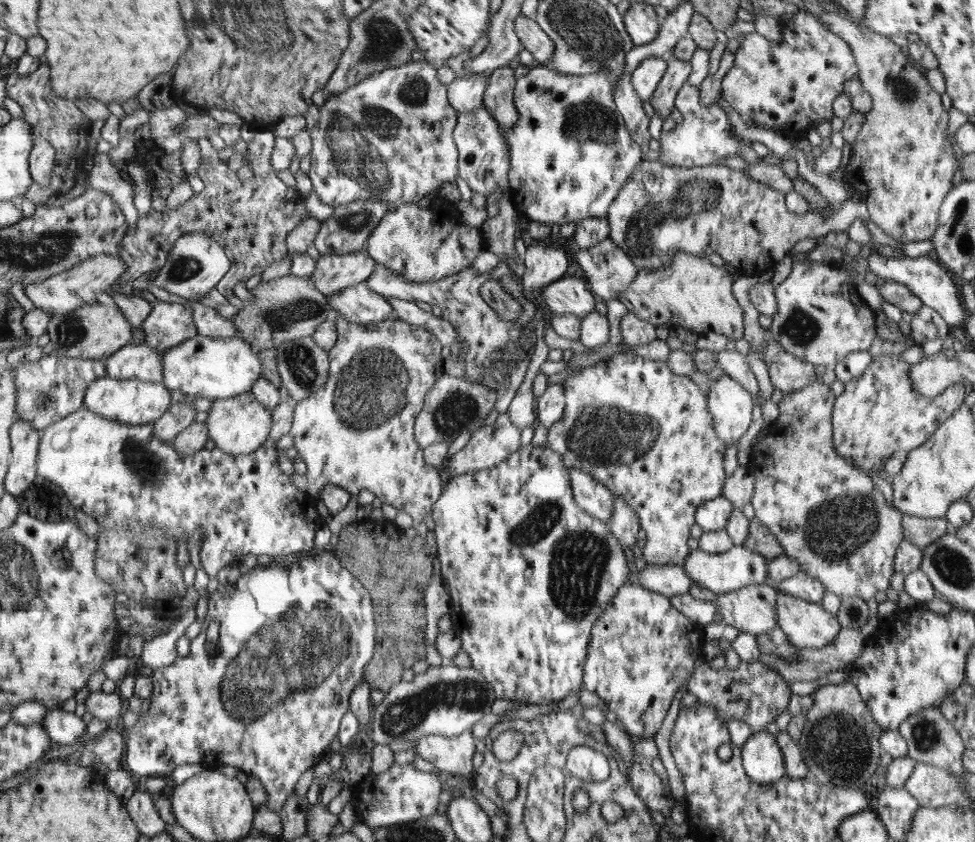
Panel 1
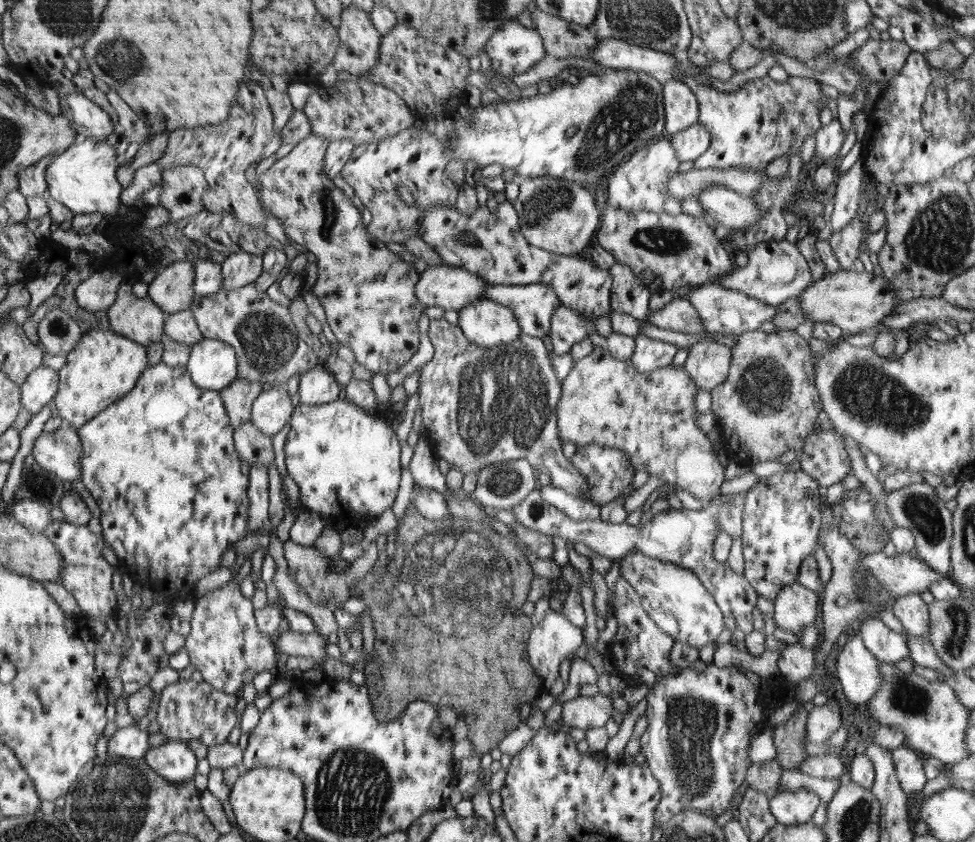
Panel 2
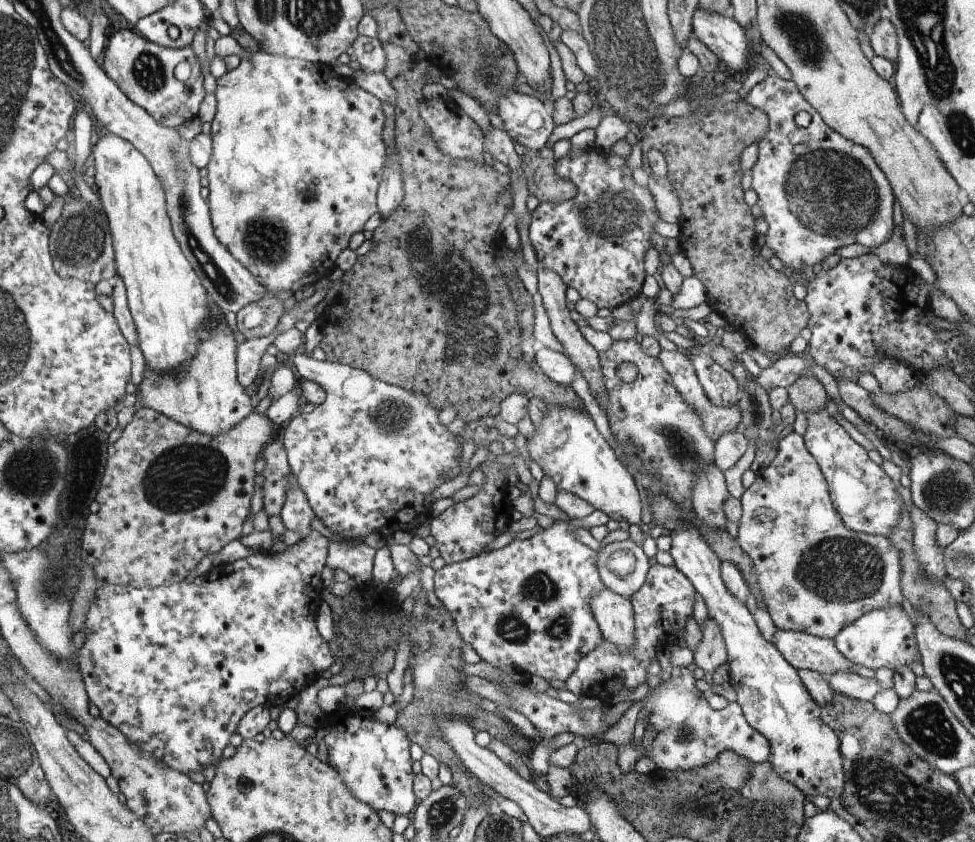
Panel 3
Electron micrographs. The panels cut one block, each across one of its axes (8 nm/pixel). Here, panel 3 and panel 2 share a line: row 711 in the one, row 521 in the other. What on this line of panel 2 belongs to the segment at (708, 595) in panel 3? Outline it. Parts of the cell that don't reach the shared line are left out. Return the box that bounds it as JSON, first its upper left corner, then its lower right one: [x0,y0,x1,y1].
[743,470,822,602]

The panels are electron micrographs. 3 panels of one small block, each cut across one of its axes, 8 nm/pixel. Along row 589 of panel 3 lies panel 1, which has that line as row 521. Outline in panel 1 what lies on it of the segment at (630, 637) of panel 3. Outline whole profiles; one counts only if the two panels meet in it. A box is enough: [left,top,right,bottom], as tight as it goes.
[568,468,614,524]

